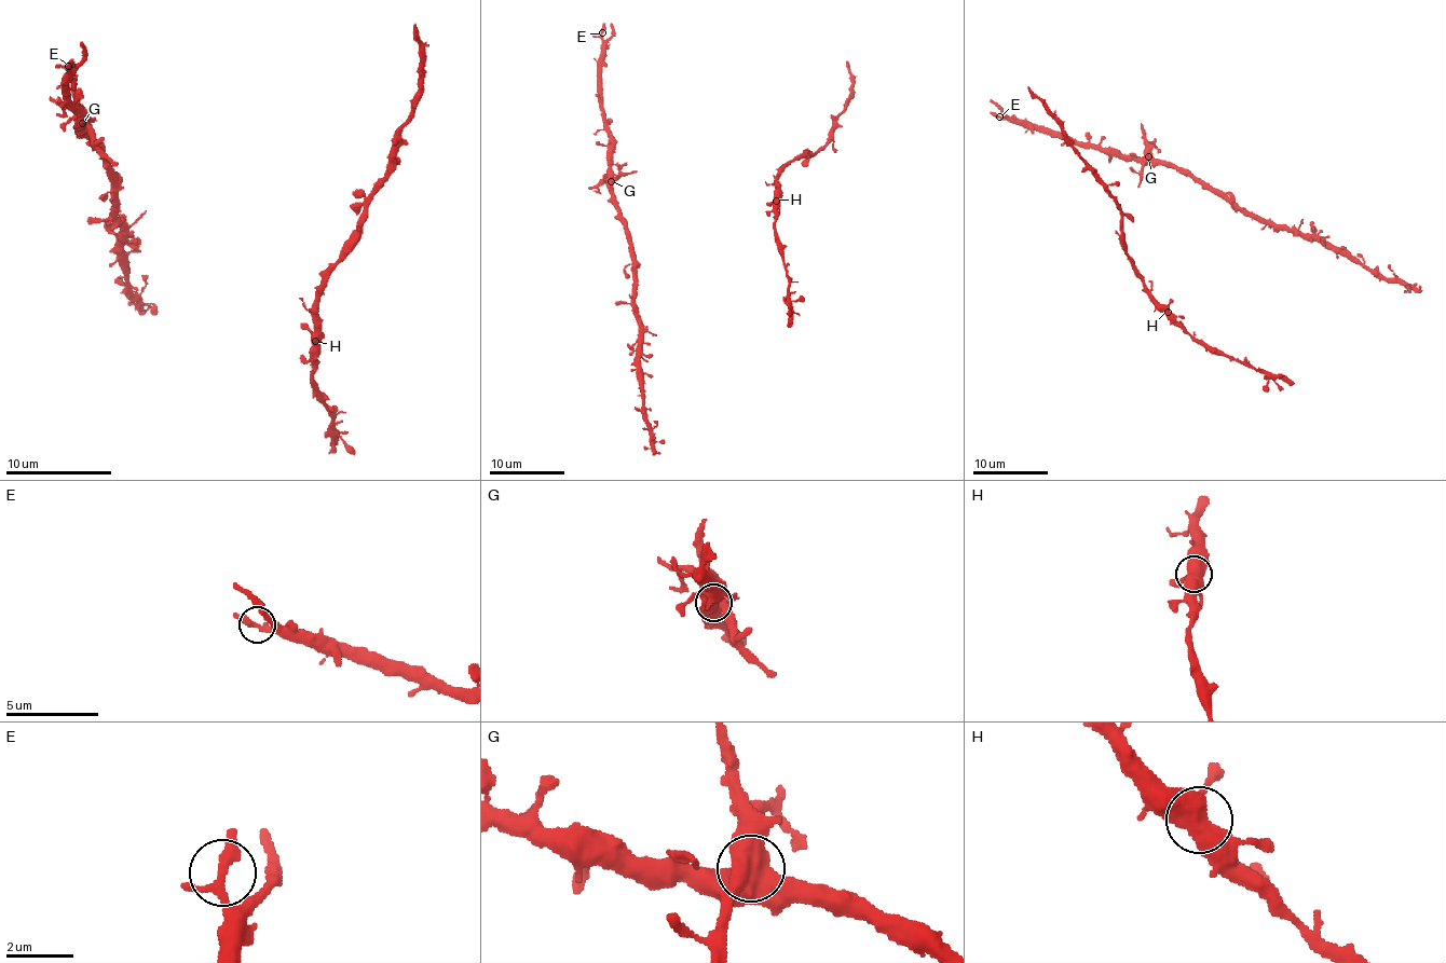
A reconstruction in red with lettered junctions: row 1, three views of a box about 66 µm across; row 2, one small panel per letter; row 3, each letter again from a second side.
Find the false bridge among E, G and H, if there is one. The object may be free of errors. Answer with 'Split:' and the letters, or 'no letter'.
Split: G

